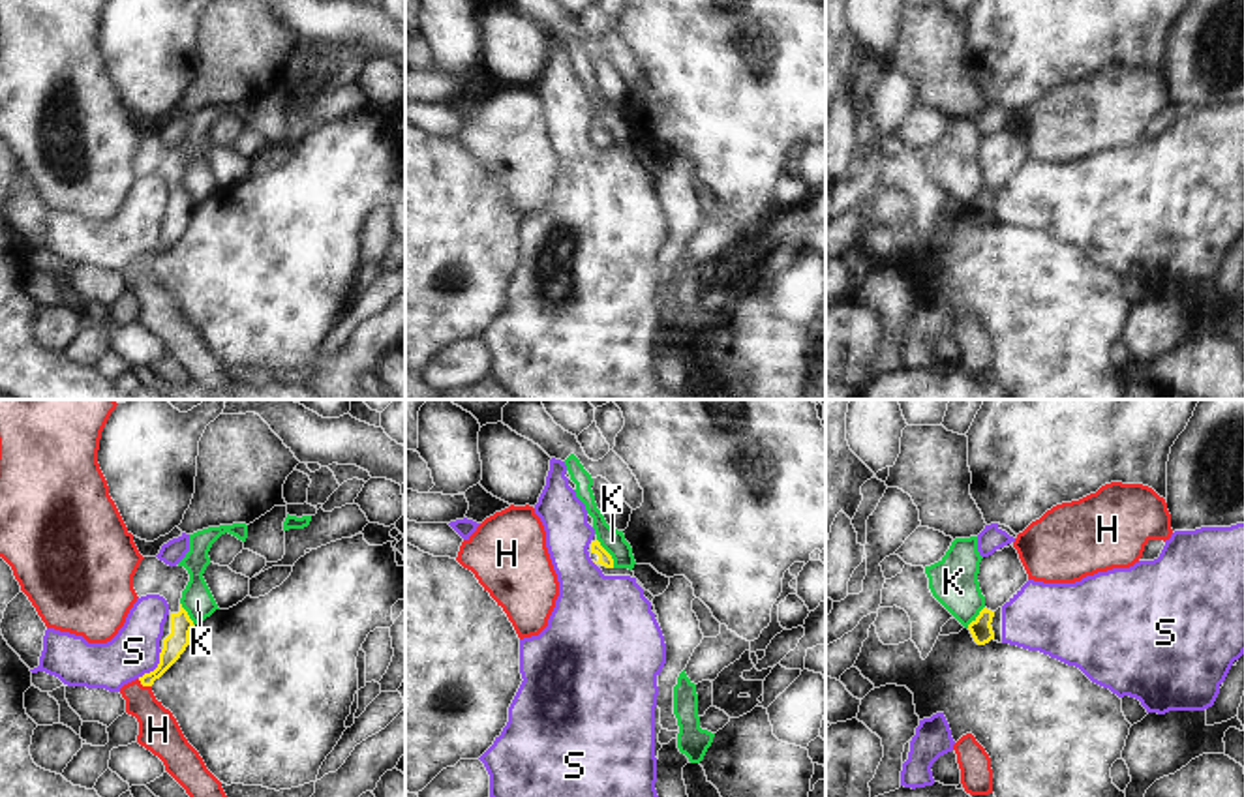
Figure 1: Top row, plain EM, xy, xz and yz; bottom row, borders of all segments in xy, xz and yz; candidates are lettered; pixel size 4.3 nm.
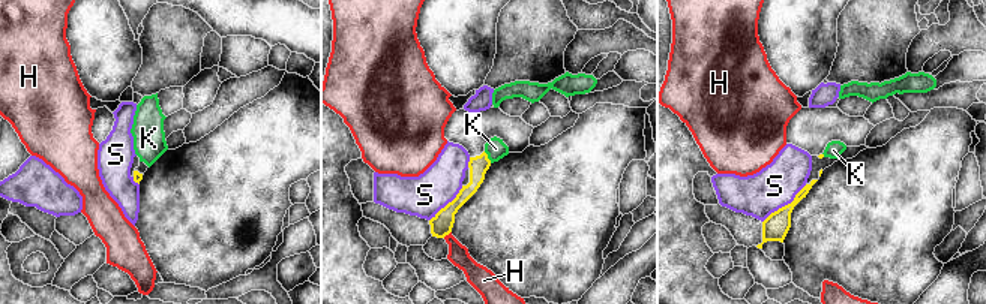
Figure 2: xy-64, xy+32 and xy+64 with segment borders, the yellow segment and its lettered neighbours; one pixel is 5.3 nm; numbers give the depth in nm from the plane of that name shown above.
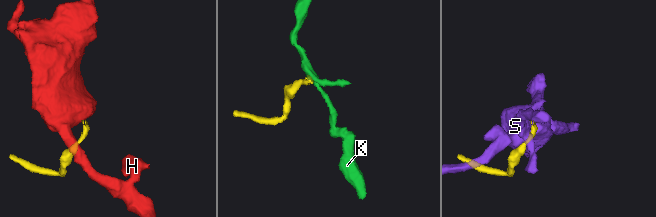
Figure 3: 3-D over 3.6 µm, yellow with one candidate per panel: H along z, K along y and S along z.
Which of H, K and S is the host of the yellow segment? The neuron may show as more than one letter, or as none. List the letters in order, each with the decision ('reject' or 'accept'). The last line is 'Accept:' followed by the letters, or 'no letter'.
H: reject
K: reject
S: reject
Accept: no letter

